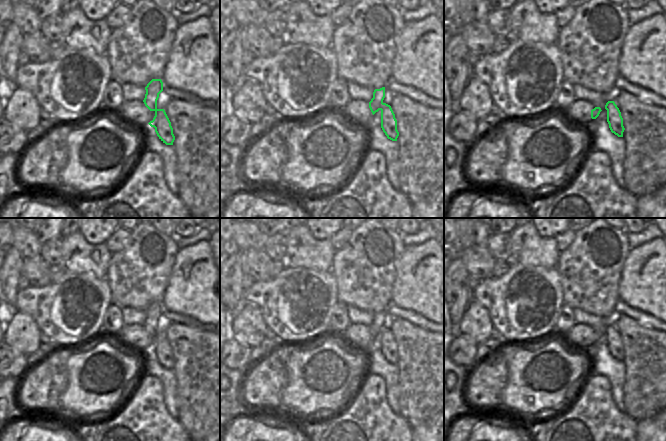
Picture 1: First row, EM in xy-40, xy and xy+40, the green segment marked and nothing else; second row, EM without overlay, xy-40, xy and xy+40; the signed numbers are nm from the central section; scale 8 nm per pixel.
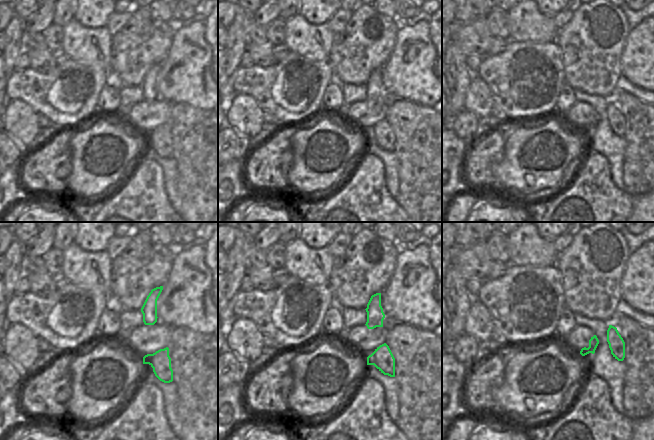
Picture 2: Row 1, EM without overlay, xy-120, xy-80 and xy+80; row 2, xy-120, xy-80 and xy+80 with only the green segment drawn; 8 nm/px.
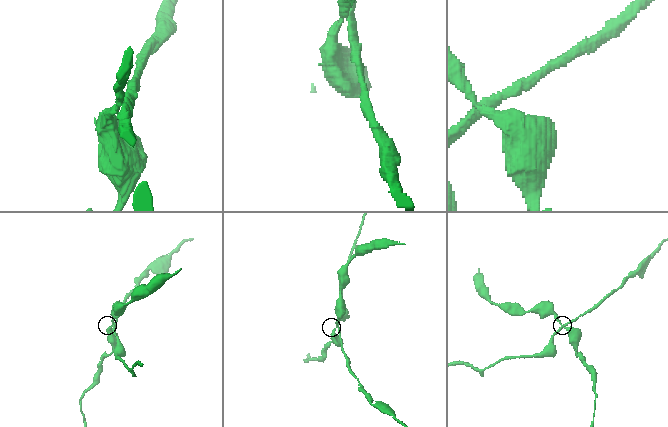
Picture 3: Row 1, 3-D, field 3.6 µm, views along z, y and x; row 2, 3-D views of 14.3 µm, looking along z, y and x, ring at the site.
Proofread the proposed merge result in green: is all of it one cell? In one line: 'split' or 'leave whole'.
split

